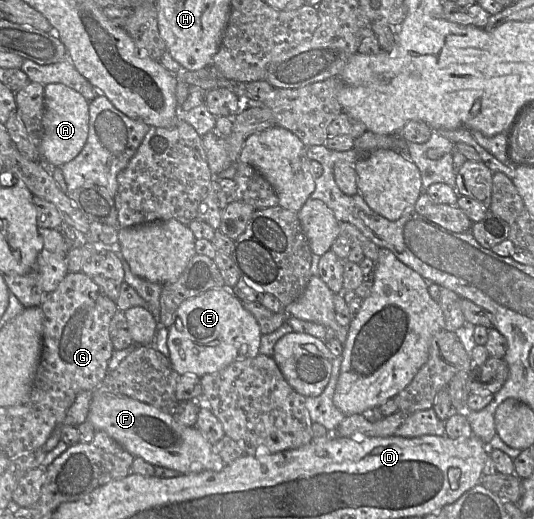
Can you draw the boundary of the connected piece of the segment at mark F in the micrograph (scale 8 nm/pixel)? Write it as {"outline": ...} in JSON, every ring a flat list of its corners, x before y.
{"outline":[[104,394,92,397,87,420,95,431,106,432,134,457,141,457,153,466,175,469,181,474,221,471,226,466,215,446,196,426,184,426,169,412,128,396]]}

